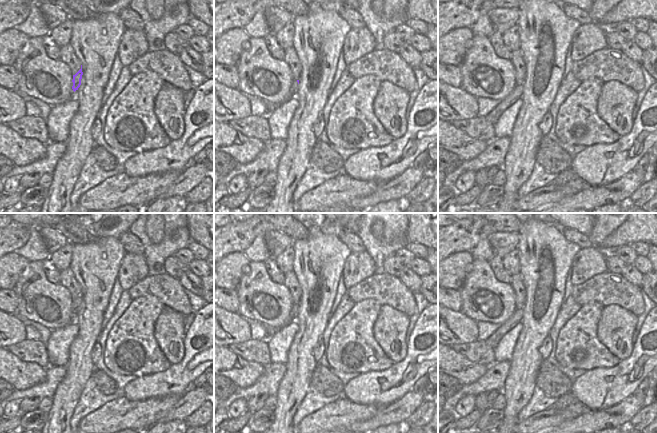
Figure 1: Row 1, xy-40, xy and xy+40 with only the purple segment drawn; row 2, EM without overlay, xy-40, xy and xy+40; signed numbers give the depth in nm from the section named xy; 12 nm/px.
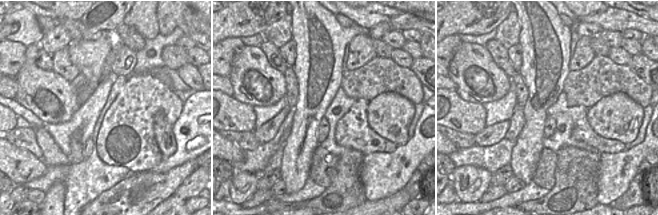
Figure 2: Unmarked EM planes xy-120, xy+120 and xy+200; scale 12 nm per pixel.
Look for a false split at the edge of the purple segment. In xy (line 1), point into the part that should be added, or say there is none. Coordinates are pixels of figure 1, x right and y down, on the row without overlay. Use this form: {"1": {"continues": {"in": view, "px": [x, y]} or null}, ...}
{"1": {"continues": {"in": "xy", "px": [294, 311]}}}

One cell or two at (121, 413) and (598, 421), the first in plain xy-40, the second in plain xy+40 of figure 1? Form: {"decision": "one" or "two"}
{"decision": "two"}

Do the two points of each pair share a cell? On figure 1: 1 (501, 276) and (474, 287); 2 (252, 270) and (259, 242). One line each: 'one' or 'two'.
1: two
2: two

